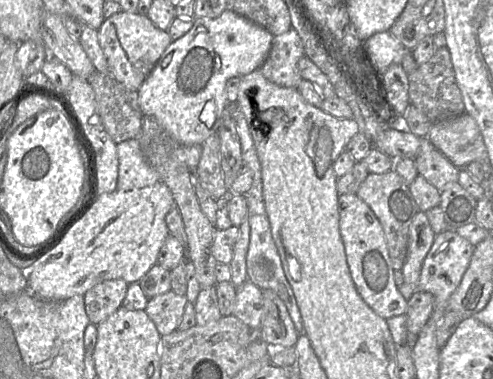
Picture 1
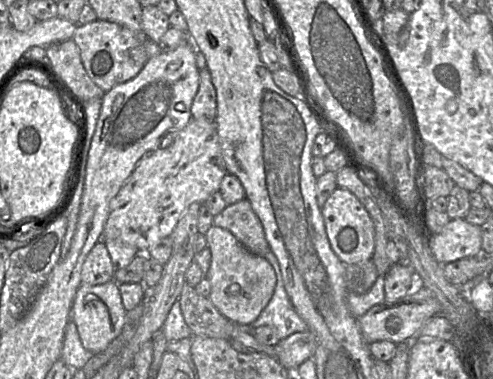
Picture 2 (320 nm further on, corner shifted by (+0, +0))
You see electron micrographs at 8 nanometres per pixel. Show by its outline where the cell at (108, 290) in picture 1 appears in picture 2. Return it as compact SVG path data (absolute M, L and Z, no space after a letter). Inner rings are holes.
M98 242L87 255L81 271L81 284L101 285L114 280L115 268L104 242Z

